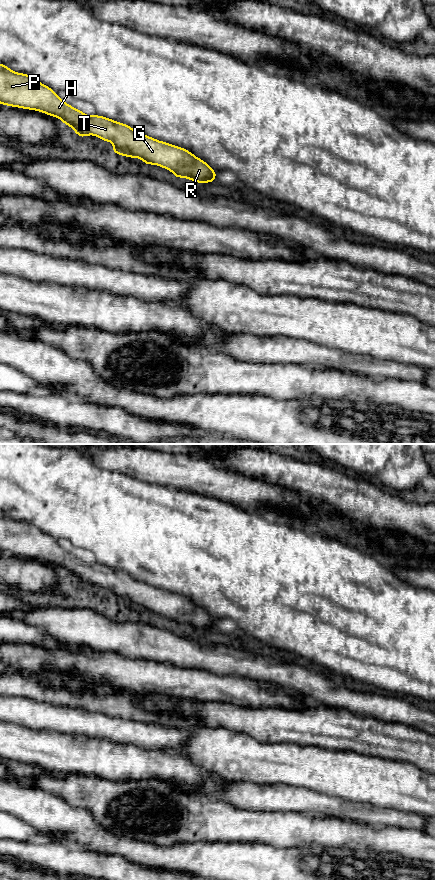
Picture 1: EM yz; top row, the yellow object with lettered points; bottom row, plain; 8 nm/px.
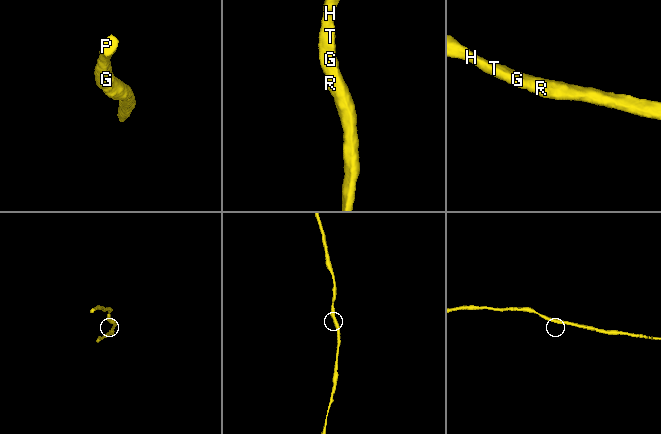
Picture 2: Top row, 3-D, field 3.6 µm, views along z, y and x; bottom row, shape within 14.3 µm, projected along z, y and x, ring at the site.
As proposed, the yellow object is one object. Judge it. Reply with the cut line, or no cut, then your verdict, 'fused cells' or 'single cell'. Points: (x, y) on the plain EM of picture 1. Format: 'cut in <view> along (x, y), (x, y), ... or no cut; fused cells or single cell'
no cut; single cell

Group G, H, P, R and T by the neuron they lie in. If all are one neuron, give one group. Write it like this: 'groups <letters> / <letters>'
groups G H P R T

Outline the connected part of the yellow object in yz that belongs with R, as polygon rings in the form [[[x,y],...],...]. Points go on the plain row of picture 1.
[[[0,511],[0,552],[42,560],[62,568],[74,580],[83,586],[94,583],[104,590],[113,590],[112,600],[128,606],[140,606],[145,613],[154,612],[170,618],[174,625],[187,626],[195,631],[210,631],[216,629],[217,619],[214,619],[204,608],[196,605],[189,598],[167,590],[156,588],[145,582],[138,581],[127,572],[114,569],[104,564],[86,563],[63,549],[52,536],[42,532],[37,527],[25,521],[17,521]]]

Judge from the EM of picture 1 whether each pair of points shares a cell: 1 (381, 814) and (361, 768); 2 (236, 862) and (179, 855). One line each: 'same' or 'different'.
1: different
2: same

